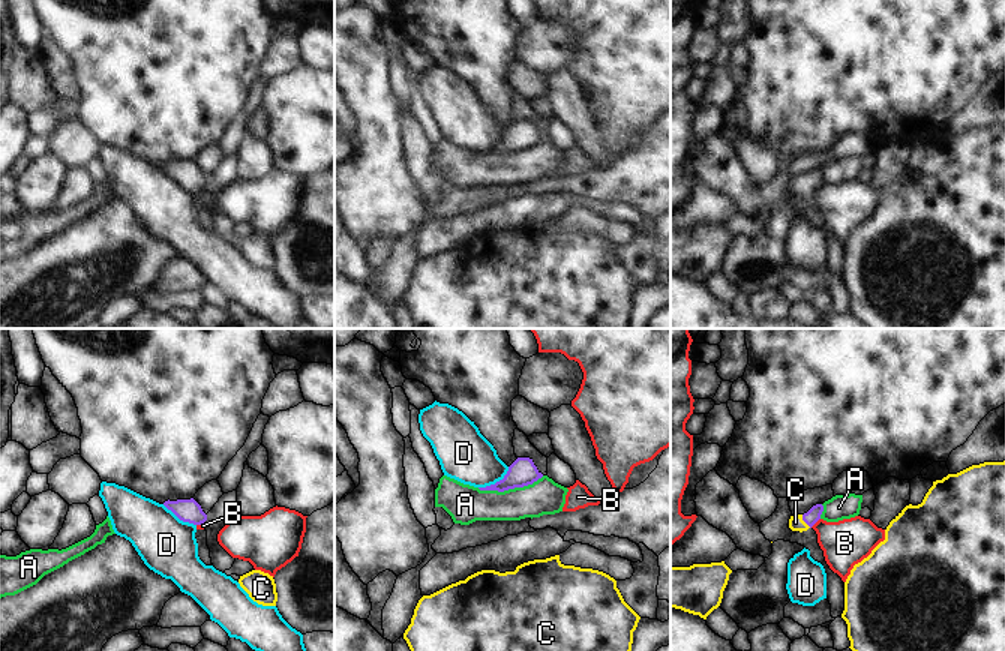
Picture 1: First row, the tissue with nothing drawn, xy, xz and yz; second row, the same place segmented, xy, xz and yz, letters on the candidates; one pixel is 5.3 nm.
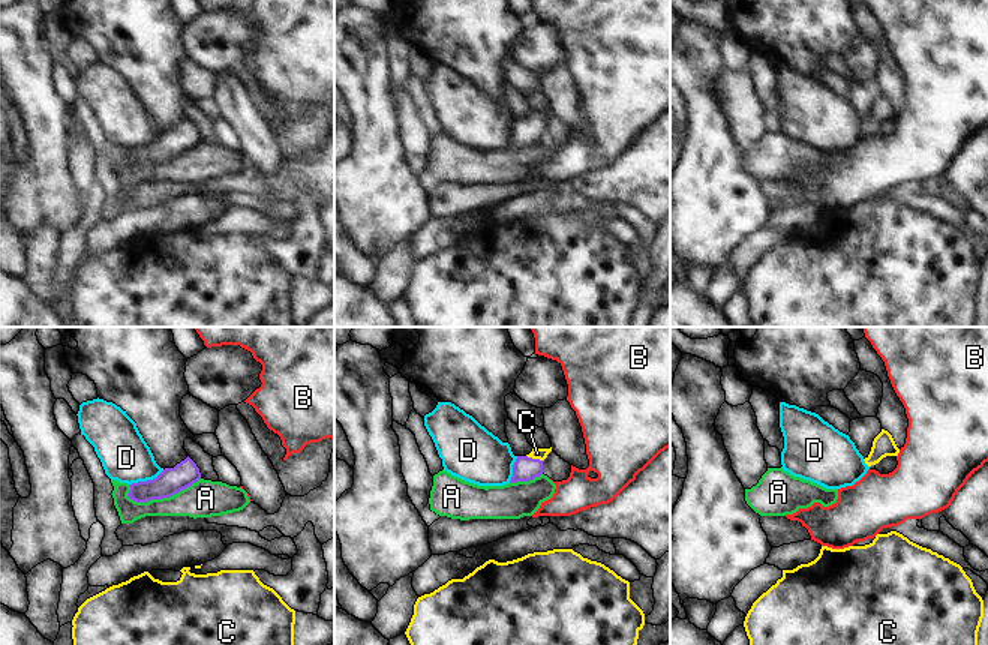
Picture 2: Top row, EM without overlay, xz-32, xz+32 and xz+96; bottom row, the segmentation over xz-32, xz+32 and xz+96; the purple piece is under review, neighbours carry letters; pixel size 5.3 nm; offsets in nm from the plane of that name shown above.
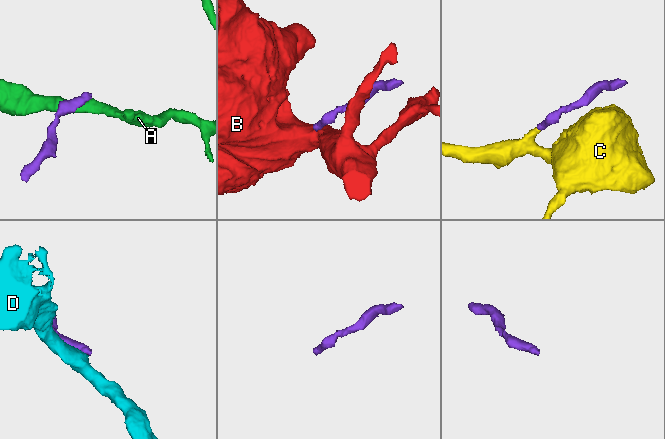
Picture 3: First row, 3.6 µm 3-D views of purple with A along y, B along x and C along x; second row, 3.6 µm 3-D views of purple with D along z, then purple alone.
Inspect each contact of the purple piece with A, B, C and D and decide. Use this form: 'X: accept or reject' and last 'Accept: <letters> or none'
A: reject
B: reject
C: accept
D: reject
Accept: C

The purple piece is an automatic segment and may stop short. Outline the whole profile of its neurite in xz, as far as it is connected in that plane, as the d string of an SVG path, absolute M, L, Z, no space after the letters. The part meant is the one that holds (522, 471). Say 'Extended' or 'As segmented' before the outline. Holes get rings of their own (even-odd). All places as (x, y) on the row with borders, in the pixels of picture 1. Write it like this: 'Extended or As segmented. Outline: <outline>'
As segmented. Outline: M518 458L510 466L502 480L495 484L478 488L480 490L498 490L504 492L514 488L524 488L532 484L543 474L537 470L532 459L530 458Z

